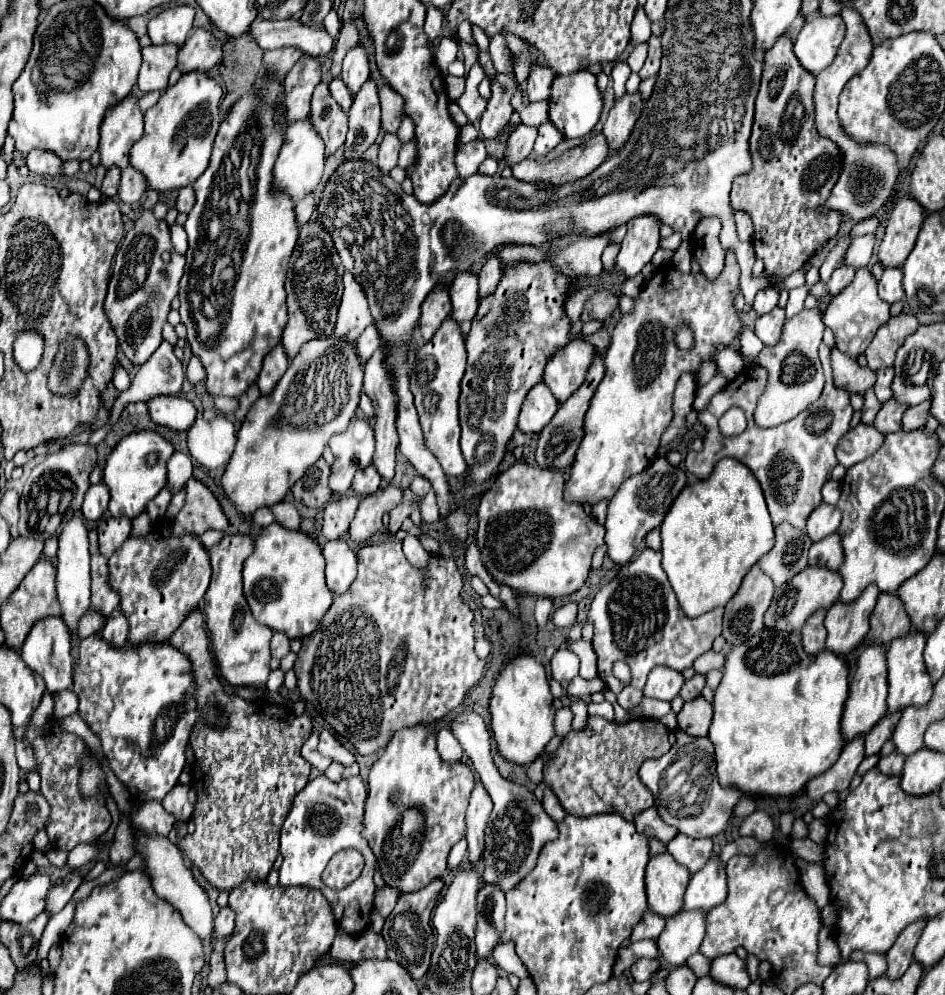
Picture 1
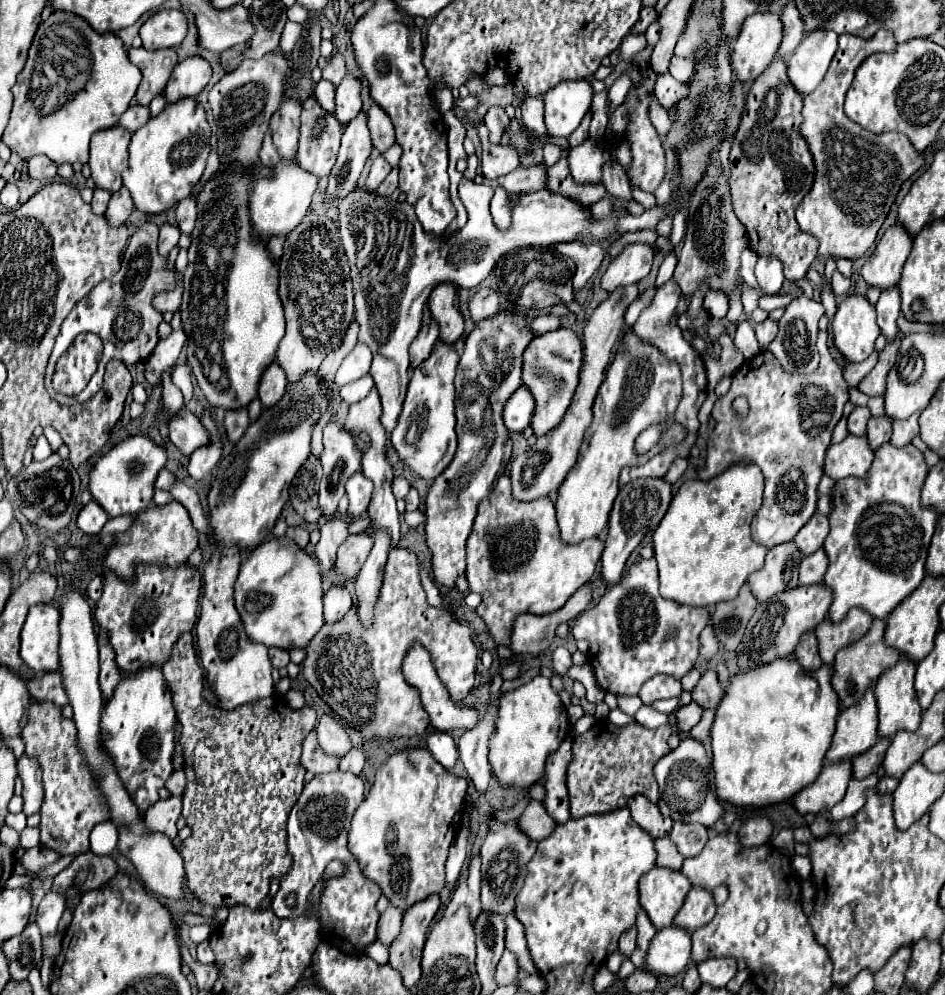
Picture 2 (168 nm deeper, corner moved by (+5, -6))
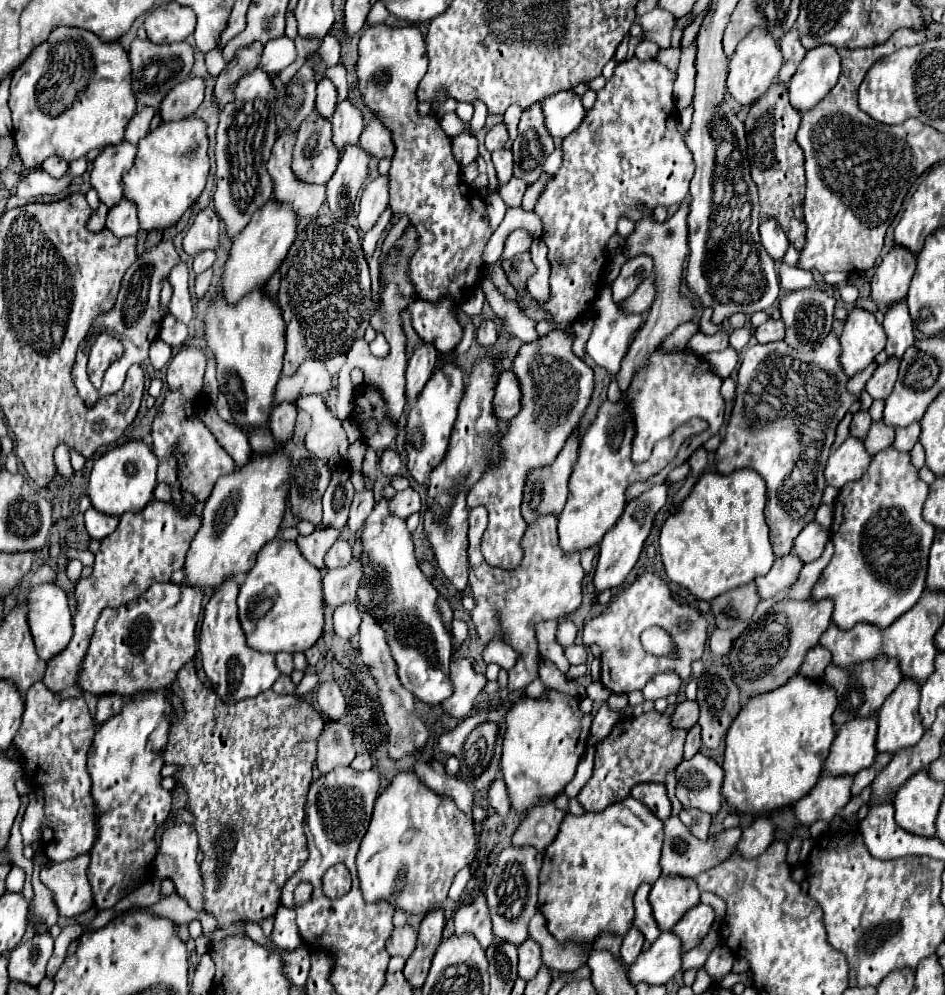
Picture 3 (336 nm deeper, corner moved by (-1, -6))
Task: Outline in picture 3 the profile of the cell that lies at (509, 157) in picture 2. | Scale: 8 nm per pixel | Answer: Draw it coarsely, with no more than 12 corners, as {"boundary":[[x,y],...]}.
{"boundary":[[511,149],[493,151],[493,165],[499,183],[513,175]]}

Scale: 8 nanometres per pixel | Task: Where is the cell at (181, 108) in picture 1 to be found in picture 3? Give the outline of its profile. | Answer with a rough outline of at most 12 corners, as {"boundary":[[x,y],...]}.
{"boundary":[[203,119],[161,123],[123,177],[141,229],[181,219],[209,173]]}

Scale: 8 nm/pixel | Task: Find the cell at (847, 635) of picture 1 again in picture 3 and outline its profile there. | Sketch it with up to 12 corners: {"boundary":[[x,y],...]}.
{"boundary":[[829,625],[819,643],[835,665],[853,667],[881,655],[881,629]]}

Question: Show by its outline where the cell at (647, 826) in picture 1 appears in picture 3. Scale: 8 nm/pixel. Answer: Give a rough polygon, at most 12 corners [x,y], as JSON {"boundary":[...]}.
{"boundary":[[639,783],[631,791],[657,819],[671,815],[663,785]]}

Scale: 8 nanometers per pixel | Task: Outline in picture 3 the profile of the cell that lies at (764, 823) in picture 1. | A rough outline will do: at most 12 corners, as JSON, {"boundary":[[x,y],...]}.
{"boundary":[[757,817],[743,829],[737,851],[761,855],[773,841],[769,817]]}

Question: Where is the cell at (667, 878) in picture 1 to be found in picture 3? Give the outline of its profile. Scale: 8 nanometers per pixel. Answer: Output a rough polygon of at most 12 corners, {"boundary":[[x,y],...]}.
{"boundary":[[661,875],[649,893],[661,931],[699,903],[695,879]]}

